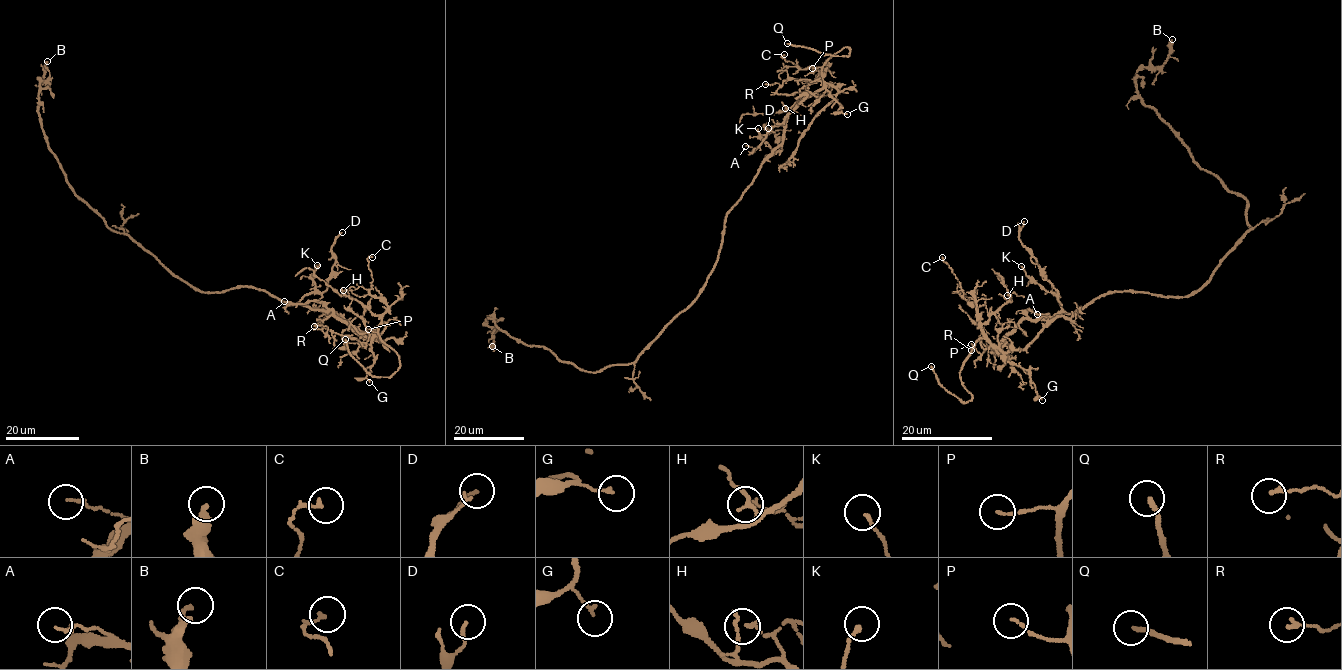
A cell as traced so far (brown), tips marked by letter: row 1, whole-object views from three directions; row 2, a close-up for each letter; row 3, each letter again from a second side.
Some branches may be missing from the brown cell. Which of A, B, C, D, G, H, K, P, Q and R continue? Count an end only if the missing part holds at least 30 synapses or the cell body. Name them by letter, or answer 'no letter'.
Q

